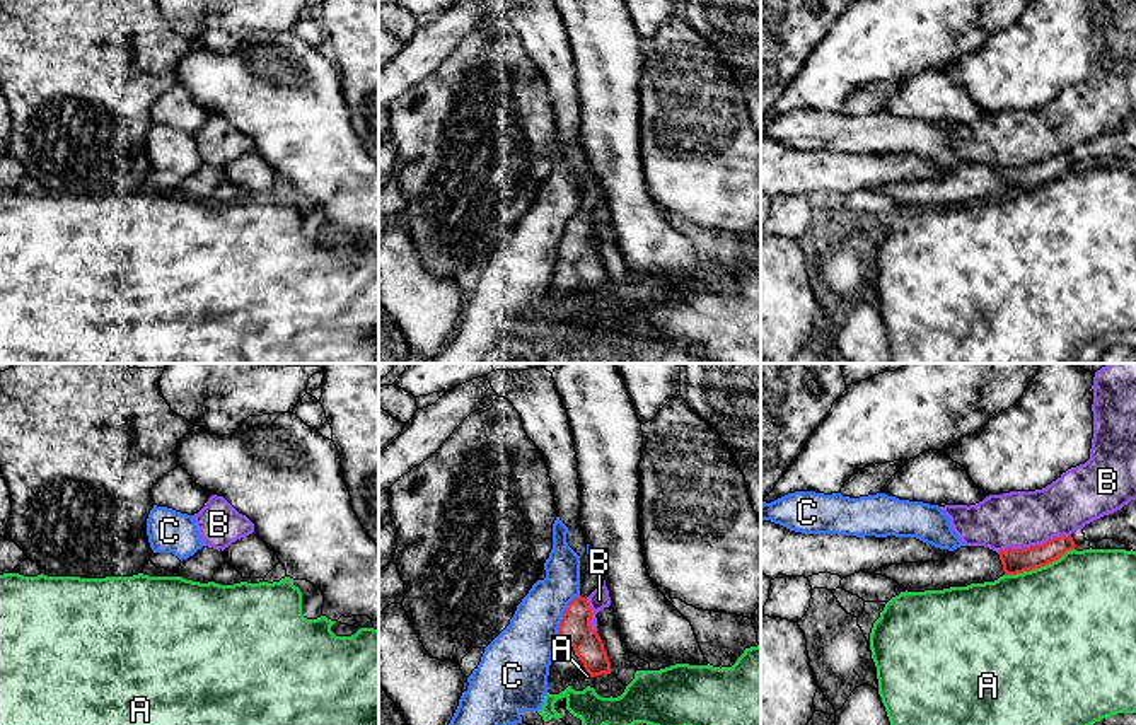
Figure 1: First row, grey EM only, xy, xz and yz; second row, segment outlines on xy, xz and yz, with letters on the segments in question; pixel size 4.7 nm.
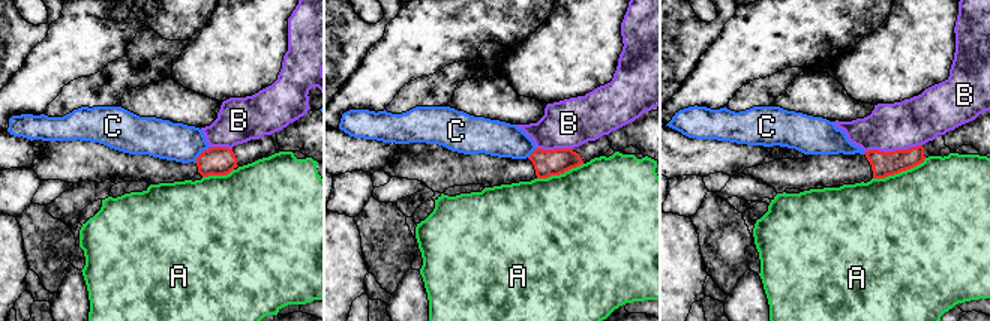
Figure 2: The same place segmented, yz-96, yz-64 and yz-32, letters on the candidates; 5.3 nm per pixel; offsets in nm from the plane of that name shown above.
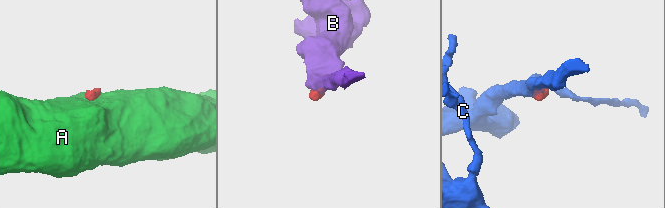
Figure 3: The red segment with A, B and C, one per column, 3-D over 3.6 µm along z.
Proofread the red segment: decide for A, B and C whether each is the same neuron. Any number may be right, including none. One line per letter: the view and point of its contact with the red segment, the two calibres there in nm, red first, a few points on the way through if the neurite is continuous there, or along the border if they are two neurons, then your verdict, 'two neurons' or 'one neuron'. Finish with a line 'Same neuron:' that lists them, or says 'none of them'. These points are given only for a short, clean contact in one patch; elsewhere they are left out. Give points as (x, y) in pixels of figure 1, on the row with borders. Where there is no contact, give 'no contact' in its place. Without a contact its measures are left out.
A: yz (1039, 567) | 120/500 nm | along yz (1073, 548), (1044, 565), (1005, 575) | two neurons
B: yz (1034, 546) | 120/280 nm | along yz (1070, 534), (1060, 534), (1024, 548), (1003, 548), (998, 553) | two neurons
C: xz (563, 616) | 150/280 nm | along xz (579, 594), (568, 604), (556, 638) | two neurons
Same neuron: none of them

